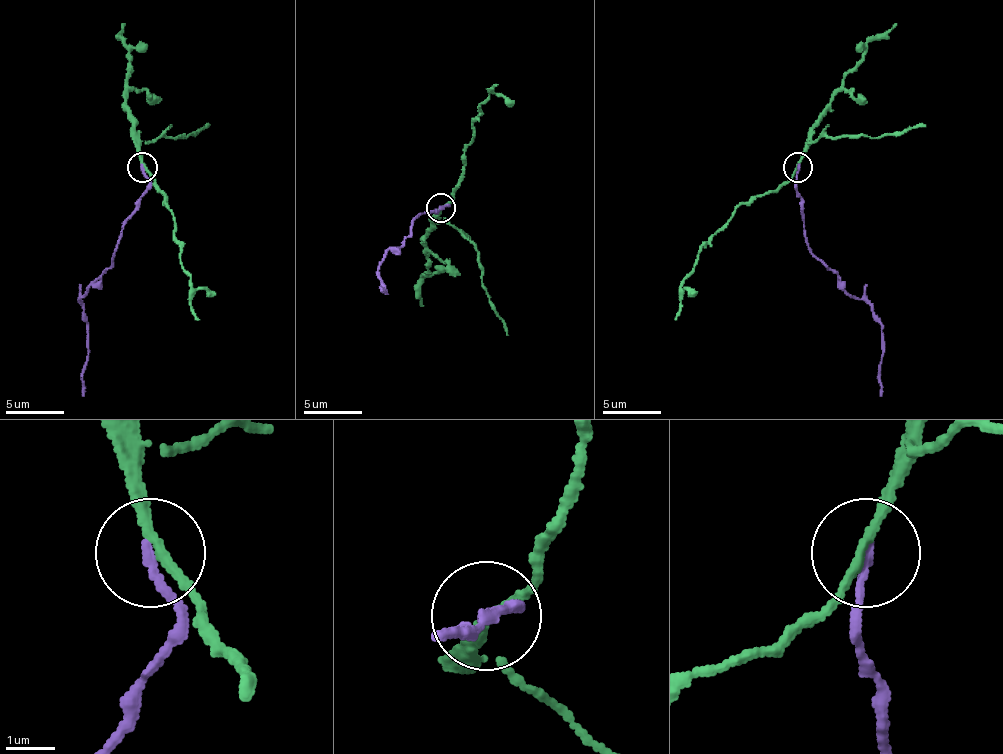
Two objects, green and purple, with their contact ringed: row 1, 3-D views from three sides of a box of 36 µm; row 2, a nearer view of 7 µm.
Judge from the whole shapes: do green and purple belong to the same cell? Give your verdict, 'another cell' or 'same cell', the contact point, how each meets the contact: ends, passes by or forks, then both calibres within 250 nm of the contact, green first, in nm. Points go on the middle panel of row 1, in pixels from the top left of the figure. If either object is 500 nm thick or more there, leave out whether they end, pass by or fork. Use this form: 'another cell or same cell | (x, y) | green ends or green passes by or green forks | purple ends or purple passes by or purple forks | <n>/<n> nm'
another cell | (441, 207) | green passes by | purple ends | 180/200 nm

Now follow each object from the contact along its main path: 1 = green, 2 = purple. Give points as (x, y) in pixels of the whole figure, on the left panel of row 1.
1: (143, 168), (155, 179), (172, 212), (184, 273), (190, 285), (190, 308), (198, 320)
2: (143, 168), (149, 188), (122, 226), (114, 261), (87, 288), (81, 308), (81, 317), (87, 326), (84, 396)

